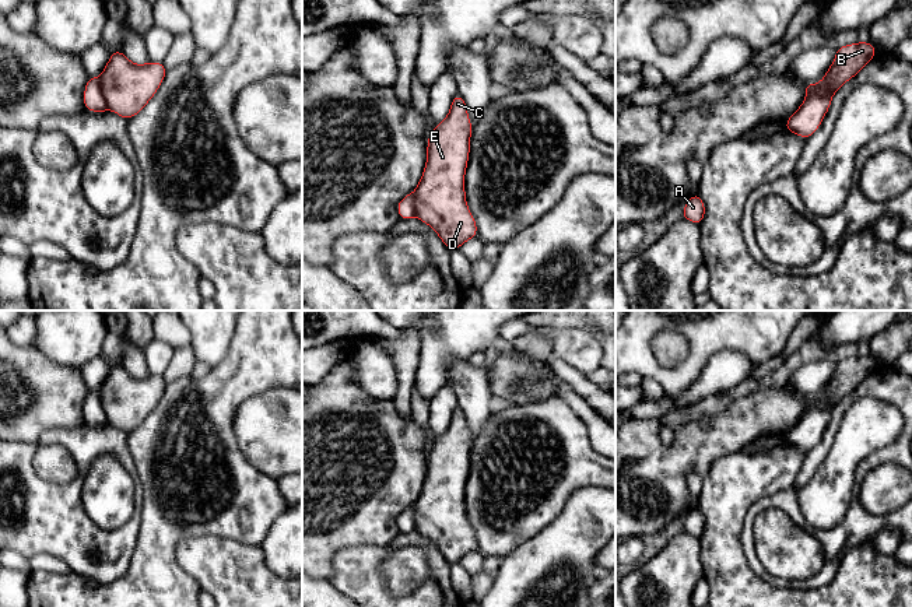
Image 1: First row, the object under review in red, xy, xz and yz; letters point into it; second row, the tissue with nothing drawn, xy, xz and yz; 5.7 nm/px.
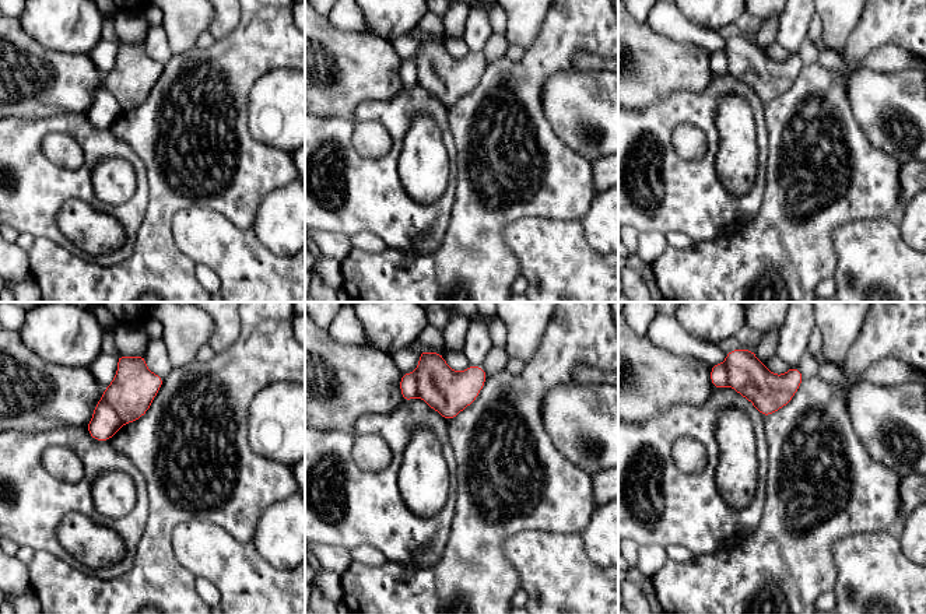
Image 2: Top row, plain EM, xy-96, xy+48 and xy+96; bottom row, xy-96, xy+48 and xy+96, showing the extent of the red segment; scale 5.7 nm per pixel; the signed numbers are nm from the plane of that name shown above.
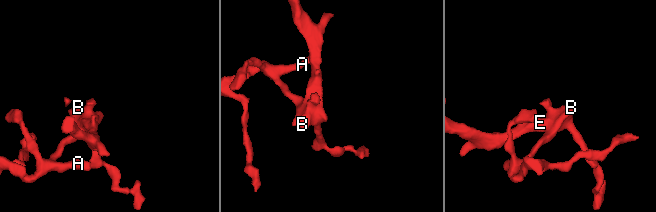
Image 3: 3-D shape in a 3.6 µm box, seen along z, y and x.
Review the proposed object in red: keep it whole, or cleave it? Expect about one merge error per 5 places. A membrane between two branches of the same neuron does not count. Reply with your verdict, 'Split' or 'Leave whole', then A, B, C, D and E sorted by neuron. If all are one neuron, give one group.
Split. Groups: A / B C D E

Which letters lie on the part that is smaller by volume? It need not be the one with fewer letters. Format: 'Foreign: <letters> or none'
Foreign: A

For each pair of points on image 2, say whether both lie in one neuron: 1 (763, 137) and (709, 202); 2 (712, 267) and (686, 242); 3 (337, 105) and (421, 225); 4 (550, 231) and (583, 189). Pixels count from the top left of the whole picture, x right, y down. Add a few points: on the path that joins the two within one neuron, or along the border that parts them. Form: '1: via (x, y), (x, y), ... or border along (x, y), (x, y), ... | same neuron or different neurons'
1: via (761, 162), (758, 189), (744, 203), (735, 203) | same neuron
2: border along (695, 244), (688, 248), (669, 246) | different neurons
3: border along (375, 101), (362, 101), (350, 116), (319, 116) | different neurons
4: border along (528, 216), (579, 221) | different neurons

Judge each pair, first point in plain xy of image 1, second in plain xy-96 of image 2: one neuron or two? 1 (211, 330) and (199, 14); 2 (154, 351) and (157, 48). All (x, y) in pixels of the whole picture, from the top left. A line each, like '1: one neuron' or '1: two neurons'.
1: two neurons
2: one neuron

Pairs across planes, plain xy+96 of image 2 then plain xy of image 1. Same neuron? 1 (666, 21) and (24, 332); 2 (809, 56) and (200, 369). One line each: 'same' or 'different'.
1: same
2: different

